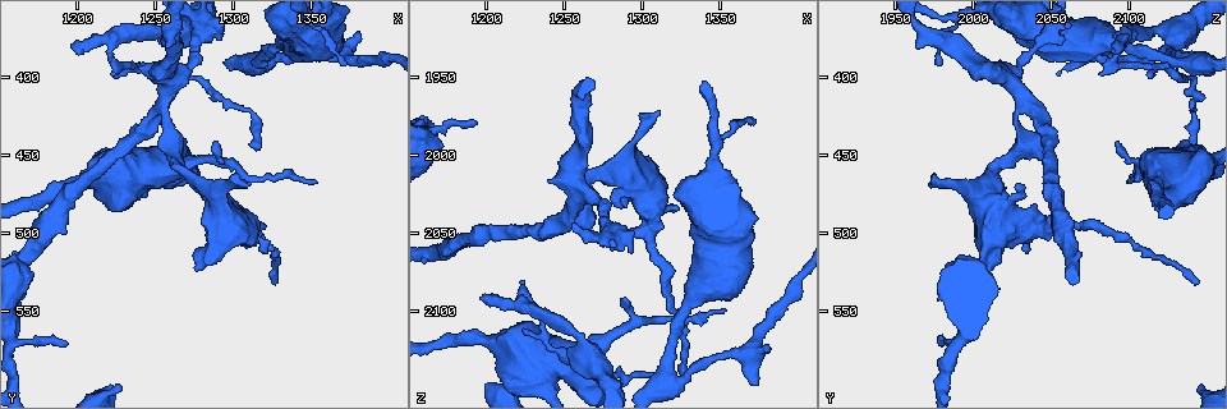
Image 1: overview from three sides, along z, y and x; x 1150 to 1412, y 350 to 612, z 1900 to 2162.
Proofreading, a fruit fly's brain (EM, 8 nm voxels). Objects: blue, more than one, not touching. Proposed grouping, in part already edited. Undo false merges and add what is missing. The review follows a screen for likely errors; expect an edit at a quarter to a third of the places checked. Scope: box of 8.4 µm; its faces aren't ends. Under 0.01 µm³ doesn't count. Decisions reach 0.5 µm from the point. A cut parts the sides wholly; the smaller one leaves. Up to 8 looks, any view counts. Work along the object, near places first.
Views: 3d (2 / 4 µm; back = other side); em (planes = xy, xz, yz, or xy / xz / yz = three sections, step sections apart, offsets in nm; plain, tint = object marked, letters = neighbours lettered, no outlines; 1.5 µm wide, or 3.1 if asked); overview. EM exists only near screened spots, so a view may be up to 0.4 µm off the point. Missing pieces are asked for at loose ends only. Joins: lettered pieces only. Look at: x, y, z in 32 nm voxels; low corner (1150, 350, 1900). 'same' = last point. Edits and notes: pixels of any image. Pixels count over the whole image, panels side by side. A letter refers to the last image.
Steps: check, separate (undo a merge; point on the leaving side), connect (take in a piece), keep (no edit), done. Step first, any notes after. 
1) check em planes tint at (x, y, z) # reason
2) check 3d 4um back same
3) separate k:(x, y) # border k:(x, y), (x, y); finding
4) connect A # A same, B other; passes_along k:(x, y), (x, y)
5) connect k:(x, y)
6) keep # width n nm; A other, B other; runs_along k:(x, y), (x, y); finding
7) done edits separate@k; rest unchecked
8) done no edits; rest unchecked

check em planes plain at (1354, 466, 2098) # an open end

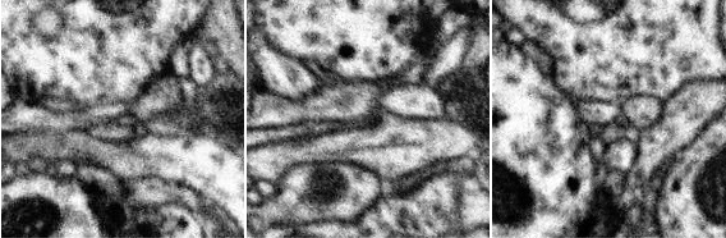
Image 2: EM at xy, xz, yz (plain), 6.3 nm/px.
check em planes letters same

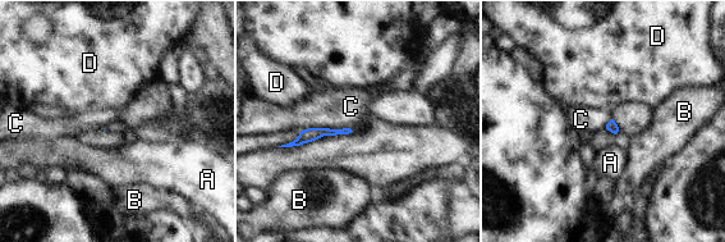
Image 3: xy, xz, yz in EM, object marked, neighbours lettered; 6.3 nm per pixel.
keep # A other, B other, C other, D other; border 3:(352, 129), (302, 128), (299, 131); none of them fits

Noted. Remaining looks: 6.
check em planes letters at (1312, 424, 2140)

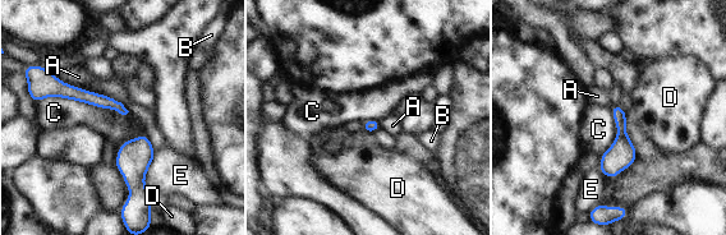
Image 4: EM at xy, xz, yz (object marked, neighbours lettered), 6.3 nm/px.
keep # width 80 nm; A other, B other, C other, D other, E other; runs_along 4:(51, 93), (76, 92), (122, 110); one neuron here

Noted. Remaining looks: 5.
check em planes letters at (1266, 446, 2050) # an open end

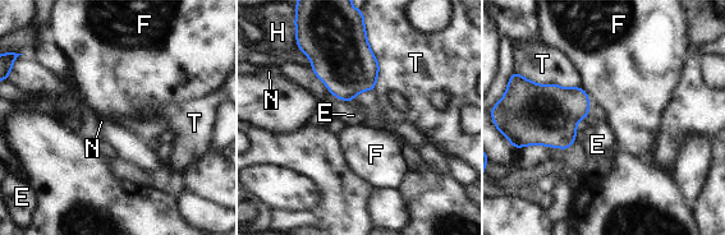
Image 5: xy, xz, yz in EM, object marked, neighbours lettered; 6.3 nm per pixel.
keep # E other, F other, H other, N other, T other; border 5:(330, 93), (352, 104); no lettered piece goes on from it

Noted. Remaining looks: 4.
done no edits; rest unchecked

